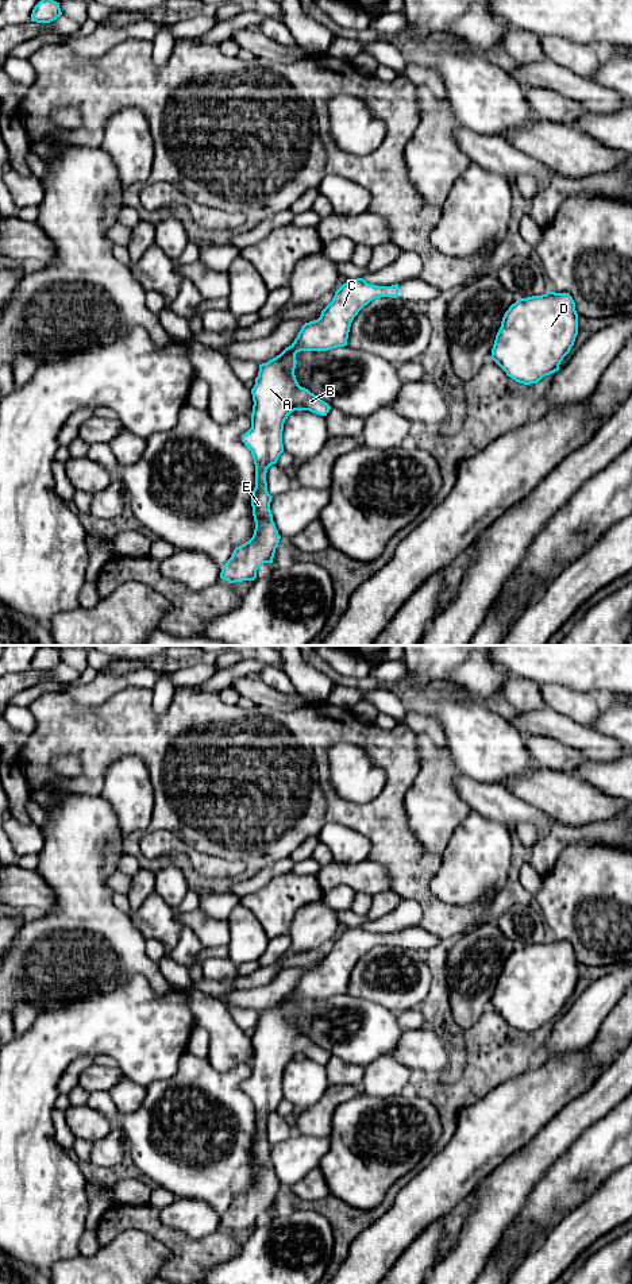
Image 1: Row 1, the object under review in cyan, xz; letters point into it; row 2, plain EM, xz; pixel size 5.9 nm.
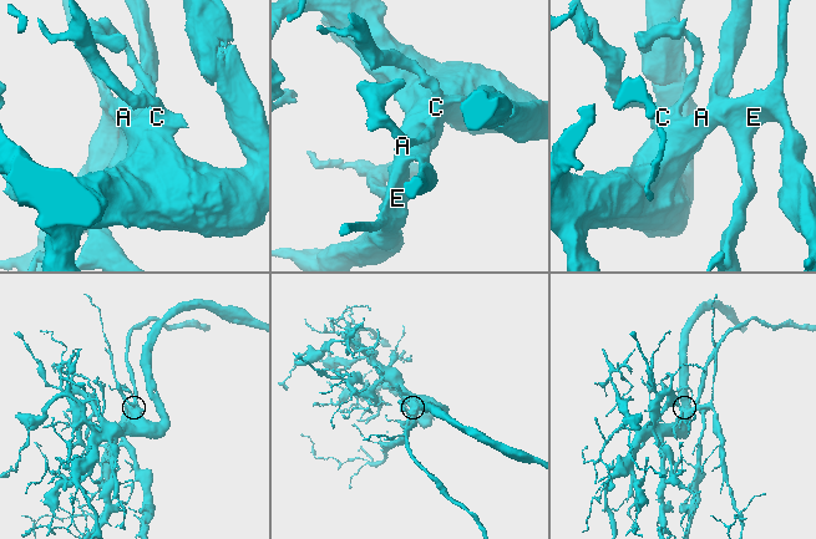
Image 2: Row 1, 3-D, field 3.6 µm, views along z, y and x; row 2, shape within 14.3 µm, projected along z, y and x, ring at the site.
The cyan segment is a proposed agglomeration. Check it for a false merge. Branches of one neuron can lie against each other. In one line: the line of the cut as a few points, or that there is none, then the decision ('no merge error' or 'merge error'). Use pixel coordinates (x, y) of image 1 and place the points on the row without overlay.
cut none; no merge error

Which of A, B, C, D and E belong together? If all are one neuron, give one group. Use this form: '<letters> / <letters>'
A B C D E

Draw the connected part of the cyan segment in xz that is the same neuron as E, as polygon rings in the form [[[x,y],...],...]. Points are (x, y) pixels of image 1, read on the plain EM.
[[[363,926],[347,928],[335,940],[332,949],[317,968],[305,971],[294,990],[280,1003],[259,1013],[251,1037],[251,1076],[242,1090],[251,1099],[255,1113],[255,1135],[251,1154],[255,1169],[253,1185],[236,1195],[223,1212],[220,1226],[230,1231],[254,1229],[263,1211],[273,1211],[281,1184],[270,1158],[266,1121],[284,1100],[282,1079],[288,1064],[294,1059],[309,1059],[327,1064],[331,1054],[317,1046],[296,1027],[296,1002],[300,999],[328,999],[347,994],[348,980],[358,960],[374,946],[398,945],[398,932],[378,934]]]

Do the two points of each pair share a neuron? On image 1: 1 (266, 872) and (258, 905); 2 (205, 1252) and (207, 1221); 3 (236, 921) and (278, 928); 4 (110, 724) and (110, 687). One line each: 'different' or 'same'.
1: different
2: different
3: different
4: different

